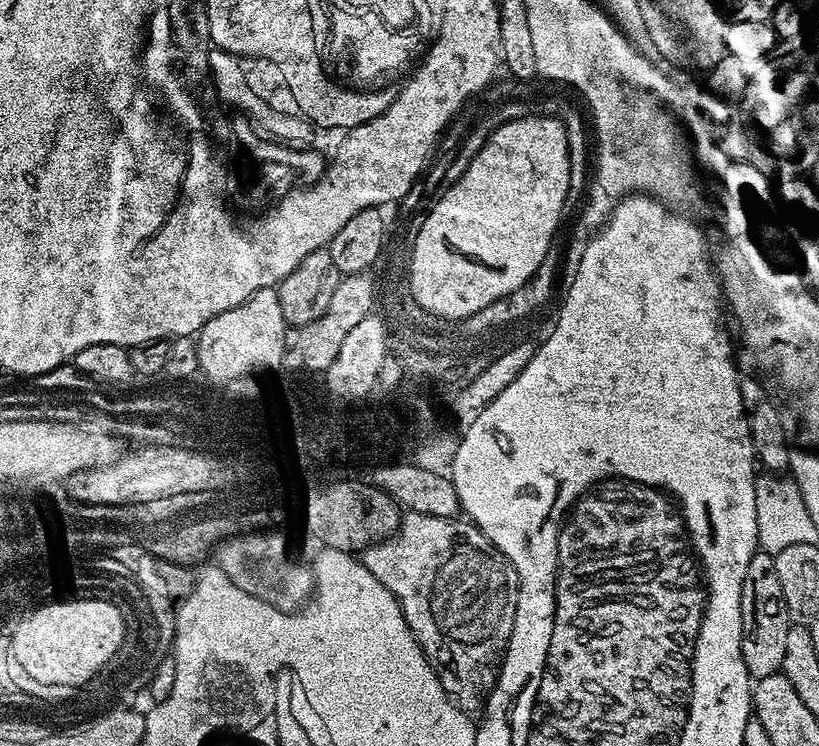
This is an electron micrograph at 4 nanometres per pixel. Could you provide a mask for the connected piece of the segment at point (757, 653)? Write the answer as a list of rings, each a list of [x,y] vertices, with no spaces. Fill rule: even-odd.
[[[756,551],[750,558],[750,566],[746,566],[746,578],[742,582],[742,658],[753,681],[777,675],[786,655],[790,621],[786,598],[782,598],[782,586],[778,582],[778,570],[774,570],[775,561],[775,555]]]

